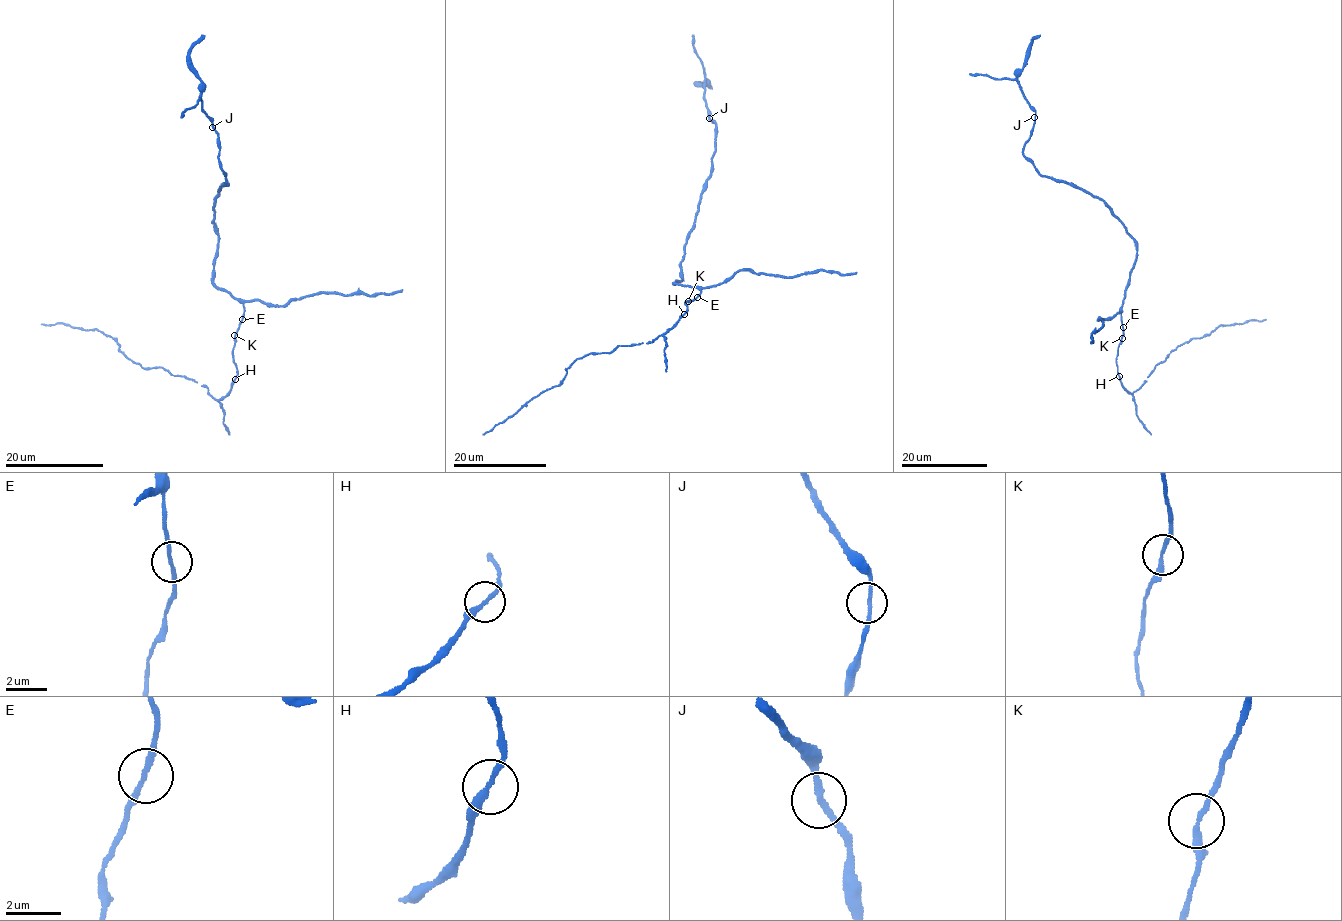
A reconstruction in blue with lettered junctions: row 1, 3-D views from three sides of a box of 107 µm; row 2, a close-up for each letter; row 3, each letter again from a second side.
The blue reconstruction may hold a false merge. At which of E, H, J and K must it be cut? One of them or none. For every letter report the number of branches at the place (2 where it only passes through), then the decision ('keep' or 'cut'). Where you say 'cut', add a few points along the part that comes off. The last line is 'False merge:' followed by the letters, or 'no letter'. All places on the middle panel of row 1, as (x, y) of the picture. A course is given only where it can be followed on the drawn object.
E: 2 branches meet; keep
H: 2 branches meet; keep
J: 2 branches meet; keep
K: 2 branches meet; keep
False merge: no letter

